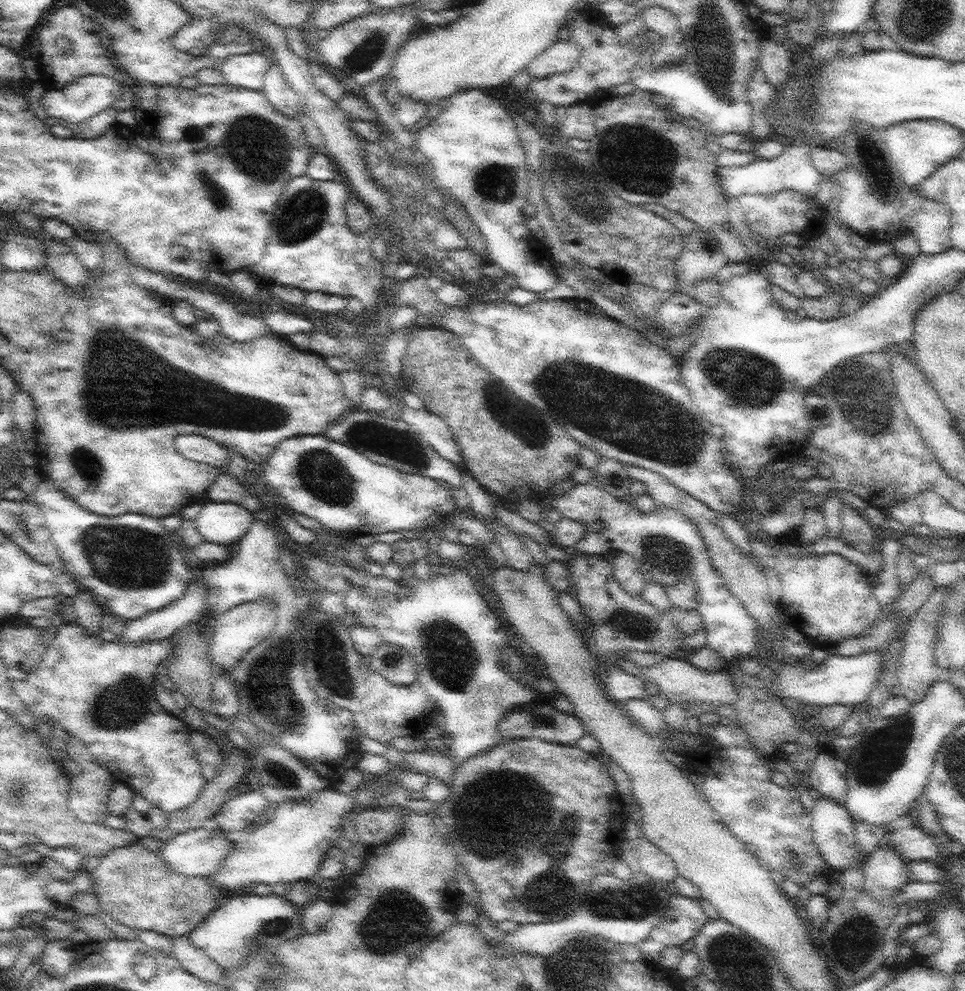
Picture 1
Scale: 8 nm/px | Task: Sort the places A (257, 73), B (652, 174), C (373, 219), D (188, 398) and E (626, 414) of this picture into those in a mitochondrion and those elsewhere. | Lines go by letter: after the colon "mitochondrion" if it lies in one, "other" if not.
A: other
B: mitochondrion
C: other
D: mitochondrion
E: mitochondrion

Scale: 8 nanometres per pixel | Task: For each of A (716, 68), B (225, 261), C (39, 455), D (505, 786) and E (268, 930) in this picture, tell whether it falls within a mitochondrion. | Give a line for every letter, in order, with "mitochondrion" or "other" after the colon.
A: mitochondrion
B: other
C: other
D: mitochondrion
E: mitochondrion

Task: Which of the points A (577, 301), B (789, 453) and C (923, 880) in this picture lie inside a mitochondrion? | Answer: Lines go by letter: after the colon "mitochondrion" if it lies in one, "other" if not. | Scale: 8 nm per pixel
A: other
B: other
C: other

